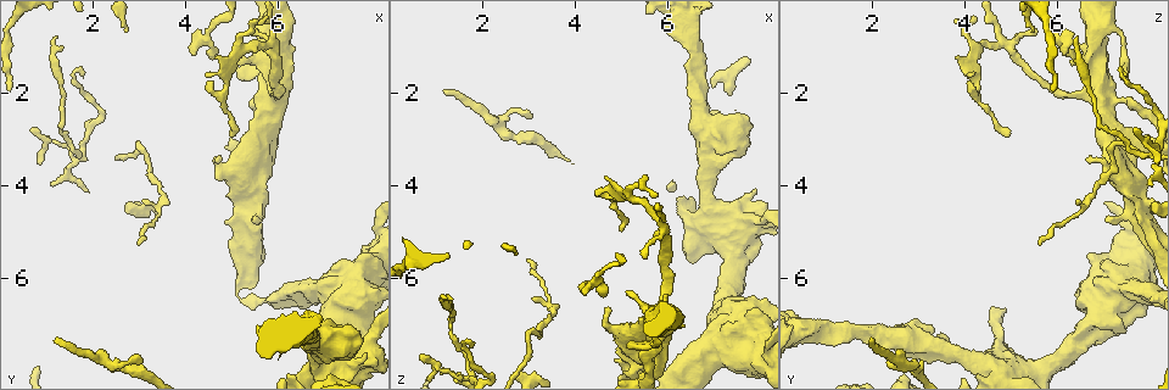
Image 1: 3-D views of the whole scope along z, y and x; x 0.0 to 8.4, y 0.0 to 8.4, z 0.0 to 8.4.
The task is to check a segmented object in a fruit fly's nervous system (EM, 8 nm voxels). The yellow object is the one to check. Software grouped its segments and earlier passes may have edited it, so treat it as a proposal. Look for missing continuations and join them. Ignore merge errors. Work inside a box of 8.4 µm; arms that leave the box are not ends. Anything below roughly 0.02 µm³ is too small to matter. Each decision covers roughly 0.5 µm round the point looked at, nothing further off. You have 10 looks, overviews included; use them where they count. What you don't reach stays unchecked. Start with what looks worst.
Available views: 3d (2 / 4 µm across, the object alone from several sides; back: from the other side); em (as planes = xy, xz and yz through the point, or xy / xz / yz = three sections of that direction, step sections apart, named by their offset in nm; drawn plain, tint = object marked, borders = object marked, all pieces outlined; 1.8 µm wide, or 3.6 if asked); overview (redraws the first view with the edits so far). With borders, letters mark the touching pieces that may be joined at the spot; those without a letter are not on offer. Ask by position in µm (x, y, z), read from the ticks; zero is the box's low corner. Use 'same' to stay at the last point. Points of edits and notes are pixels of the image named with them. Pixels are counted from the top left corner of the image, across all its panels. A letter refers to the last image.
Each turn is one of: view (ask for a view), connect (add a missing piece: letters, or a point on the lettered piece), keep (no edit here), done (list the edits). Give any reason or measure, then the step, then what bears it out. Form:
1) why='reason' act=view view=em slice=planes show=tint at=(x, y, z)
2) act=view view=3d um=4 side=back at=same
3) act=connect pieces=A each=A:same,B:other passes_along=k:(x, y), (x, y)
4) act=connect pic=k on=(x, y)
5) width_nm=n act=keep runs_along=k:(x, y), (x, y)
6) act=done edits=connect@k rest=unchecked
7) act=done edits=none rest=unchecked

why='tapers out' act=view view=3d um=4 at=(4.50, 1.85, 4.20)

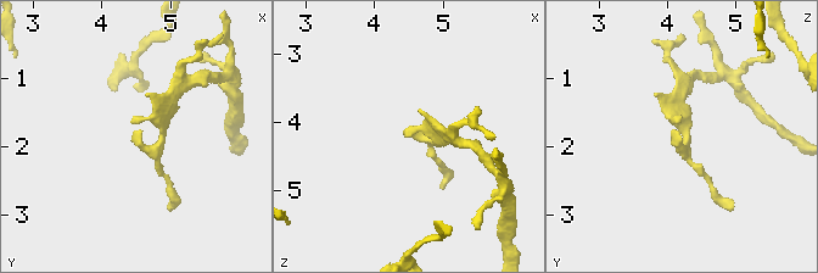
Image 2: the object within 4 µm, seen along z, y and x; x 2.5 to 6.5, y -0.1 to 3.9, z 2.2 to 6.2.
act=view view=em slice=planes show=tint at=(4.45, 1.90, 4.15)

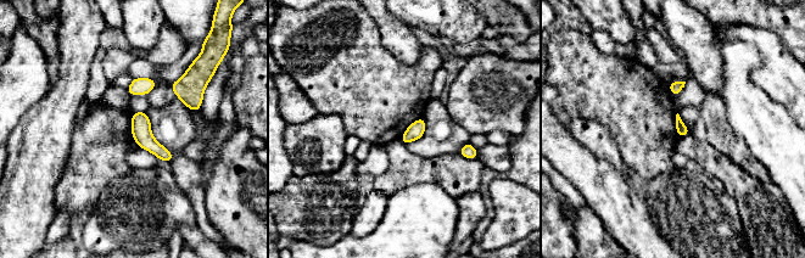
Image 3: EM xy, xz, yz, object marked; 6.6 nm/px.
why='what lies round it' act=view view=em slice=planes show=borders at=same

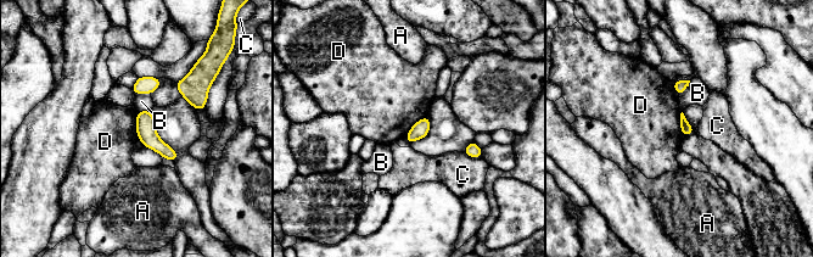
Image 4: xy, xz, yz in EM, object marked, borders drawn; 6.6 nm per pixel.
act=keep each=A:other,B:other,C:other,D:other border=4:(136, 111), (136, 137), (139, 139) found='none of them fits'

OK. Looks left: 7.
why='free end' act=view view=3d um=4 at=(1.15, 7.35, 1.95)

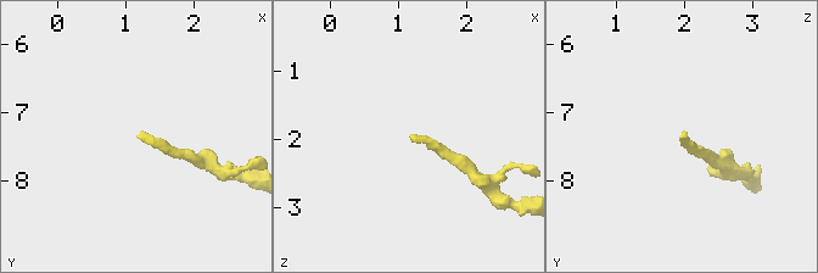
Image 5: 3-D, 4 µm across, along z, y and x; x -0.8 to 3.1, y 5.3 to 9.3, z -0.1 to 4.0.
act=view view=em slice=planes show=borders at=(1.20, 7.30, 1.95)

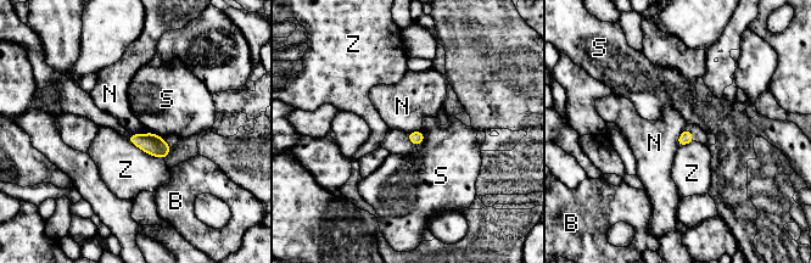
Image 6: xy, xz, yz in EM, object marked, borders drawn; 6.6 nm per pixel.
longest_contact=Z:300nm act=keep each=B:other,N:other,S:other,Z:other found='none of them fits'

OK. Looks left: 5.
why='abrupt turn' act=view view=em slice=yz step=4 show=borders at=(5.65, 2.85, 7.15)

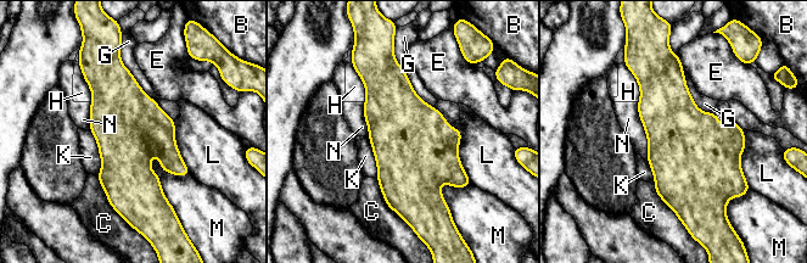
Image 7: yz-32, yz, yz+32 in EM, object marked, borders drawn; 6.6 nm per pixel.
width_nm=480 act=keep each=B:other,C:other,E:other,G:other,H:other,K:other,L:other,M:other,N:other border=7:(153, 154), (150, 167), (174, 208) found='no lettered piece goes on from it'

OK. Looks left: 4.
why='stops while still wide' act=view view=3d um=2 at=(7.85, 7.65, 4.10)

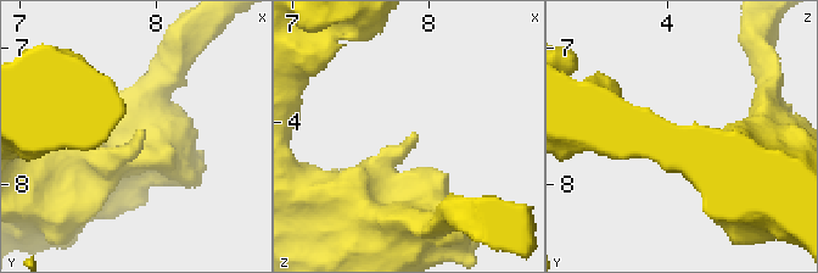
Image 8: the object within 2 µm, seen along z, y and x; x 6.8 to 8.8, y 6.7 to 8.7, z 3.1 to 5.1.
act=view view=em slice=planes show=borders at=(7.92, 7.66, 4.04)

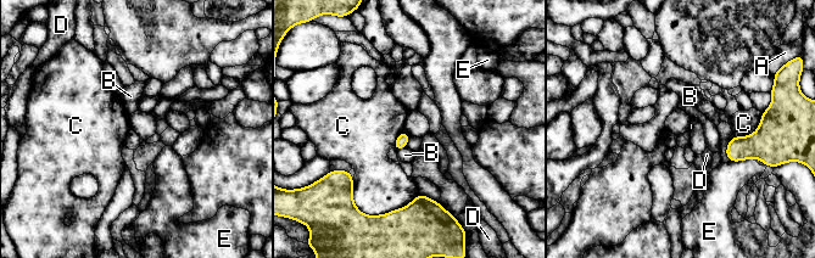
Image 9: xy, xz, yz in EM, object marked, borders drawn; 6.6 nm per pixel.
act=keep each=A:other,B:other,C:other,D:other,E:other border=9:(763, 113), (752, 133), (736, 136) found='no lettered piece goes on from it'

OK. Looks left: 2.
act=done edits=none rest=unchecked

